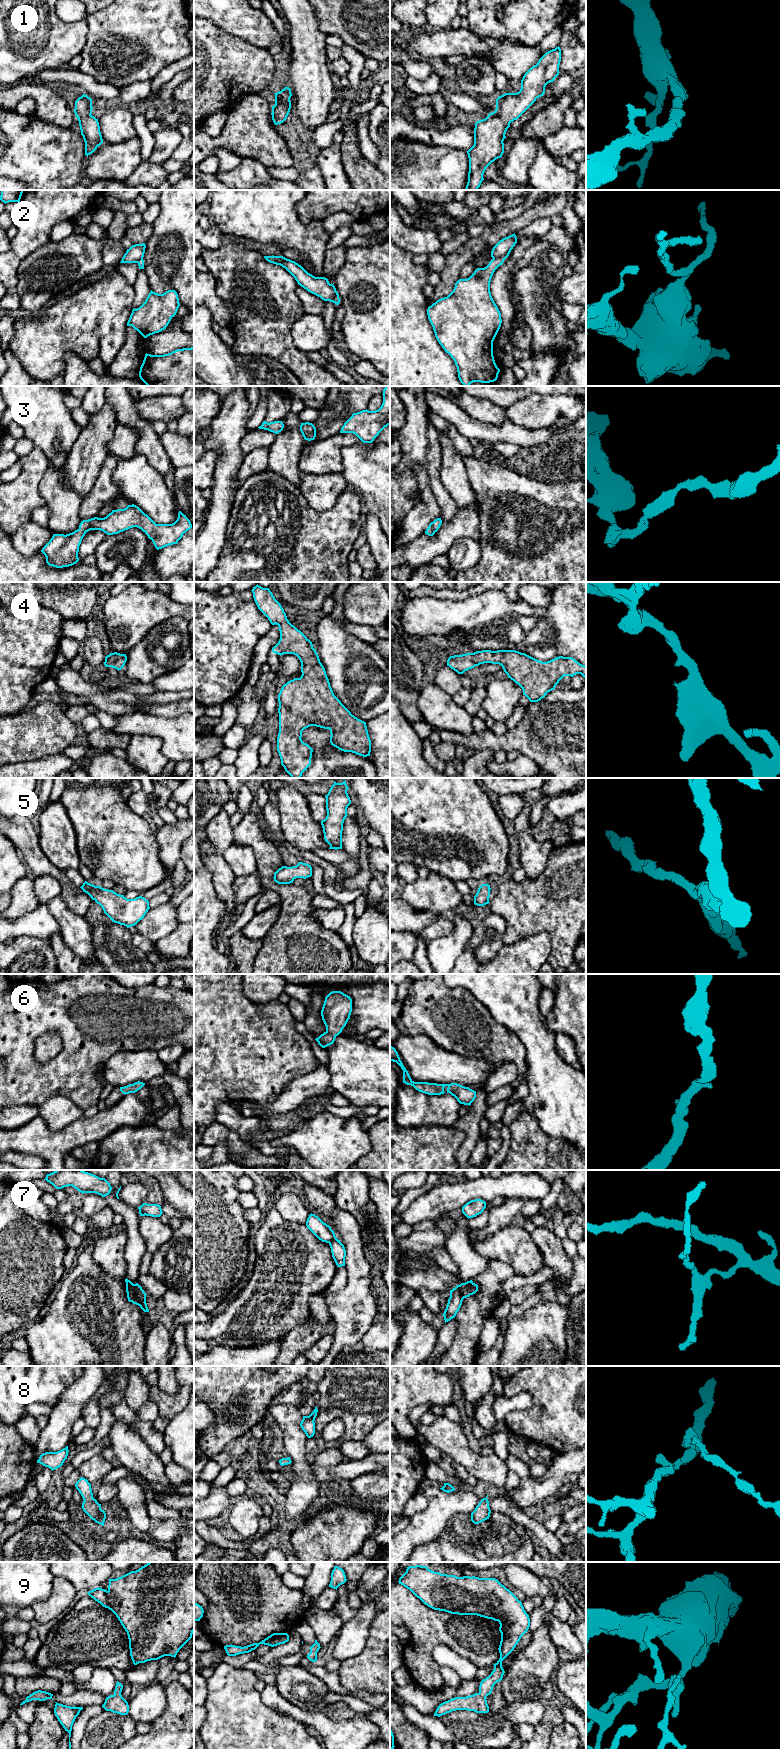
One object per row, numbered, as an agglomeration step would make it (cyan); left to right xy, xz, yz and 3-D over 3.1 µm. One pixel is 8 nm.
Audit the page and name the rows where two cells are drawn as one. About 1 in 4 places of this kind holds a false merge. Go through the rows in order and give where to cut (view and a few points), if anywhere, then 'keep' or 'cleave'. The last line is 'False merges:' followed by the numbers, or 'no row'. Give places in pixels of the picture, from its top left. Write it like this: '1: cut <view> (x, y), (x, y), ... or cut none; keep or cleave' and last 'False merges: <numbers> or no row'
1: cut none; keep
2: cut yz (493, 258), (504, 259); cleave
3: cut none; keep
4: cut none; keep
5: cut none; keep
6: cut none; keep
7: cut xy (134, 1284), (134, 1290), (140, 1305); cleave
8: cut none; keep
9: cut none; keep
False merges: 2, 7

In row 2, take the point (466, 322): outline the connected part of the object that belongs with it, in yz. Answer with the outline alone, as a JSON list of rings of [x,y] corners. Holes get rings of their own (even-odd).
[[[492,259],[484,268],[477,268],[467,279],[459,279],[453,291],[427,309],[435,337],[454,360],[458,378],[464,386],[473,382],[490,383],[498,378],[500,369],[493,356],[493,341],[501,327],[501,313],[495,304],[490,282],[495,270],[505,259]]]

